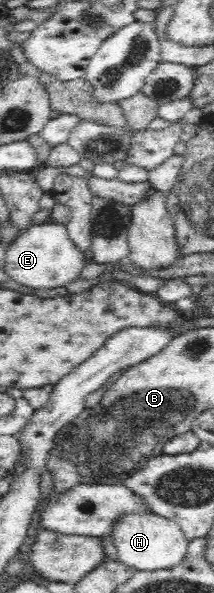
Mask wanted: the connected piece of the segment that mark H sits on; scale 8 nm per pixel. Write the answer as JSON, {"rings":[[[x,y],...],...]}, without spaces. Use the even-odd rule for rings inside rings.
{"rings":[[[153,511],[123,512],[113,523],[111,538],[115,543],[117,559],[126,566],[135,568],[136,571],[170,569],[183,562],[190,544],[177,523],[163,518]]]}

